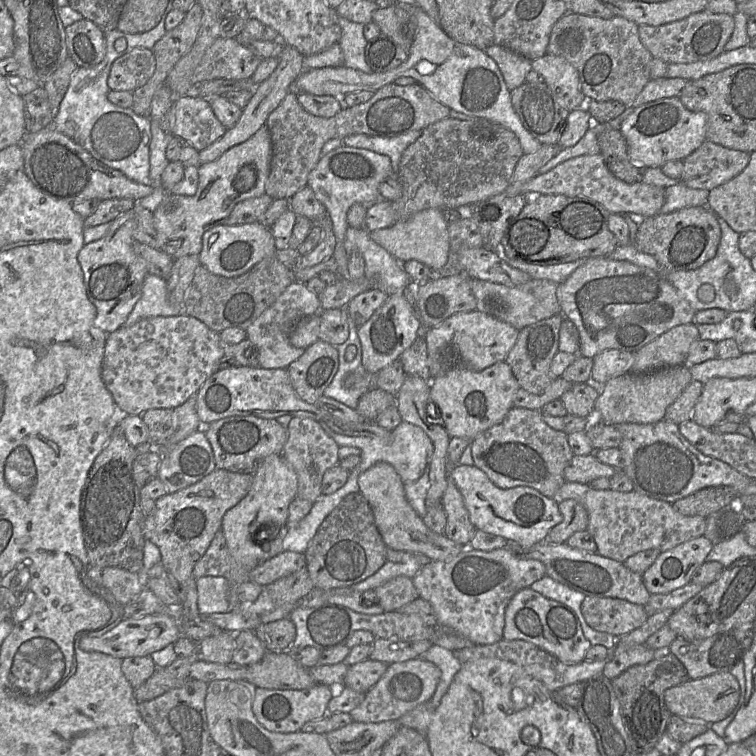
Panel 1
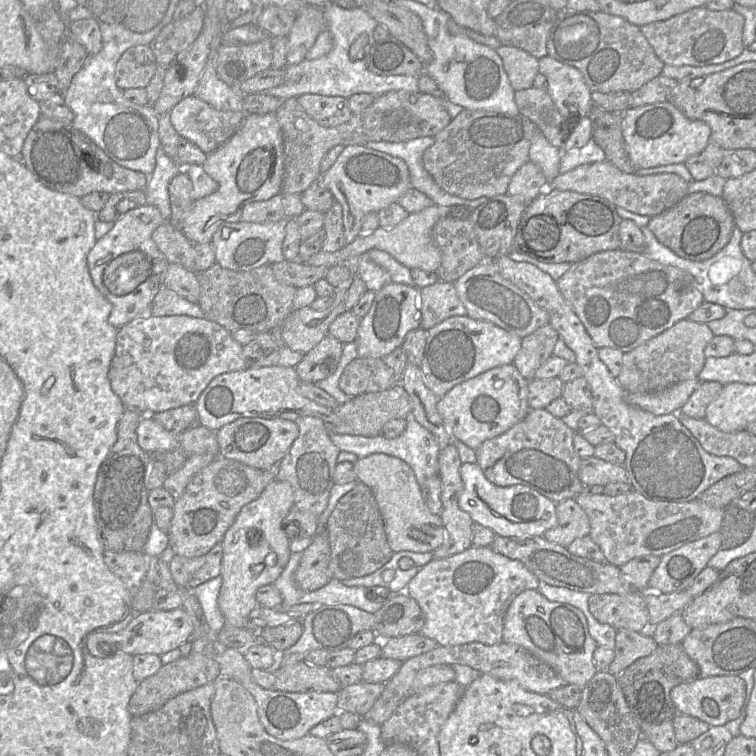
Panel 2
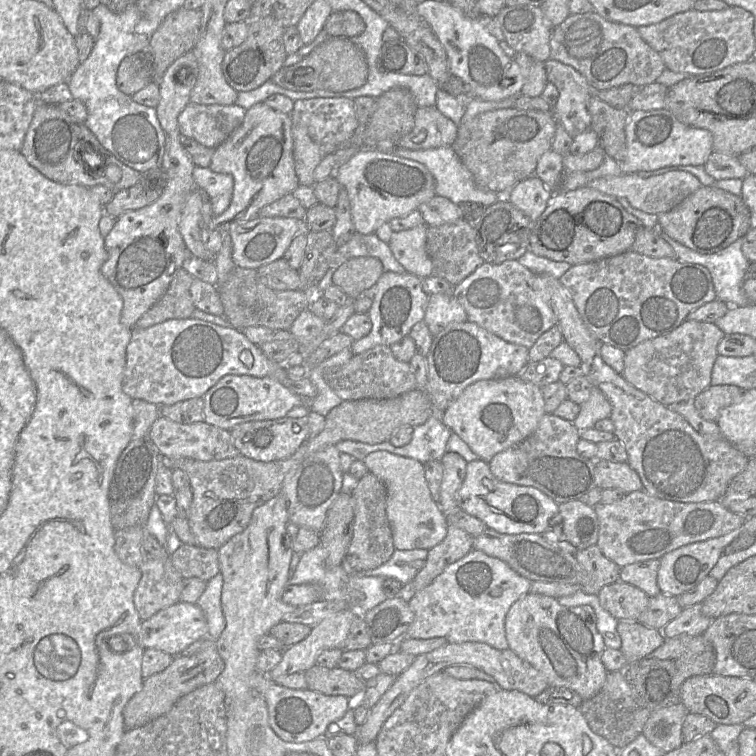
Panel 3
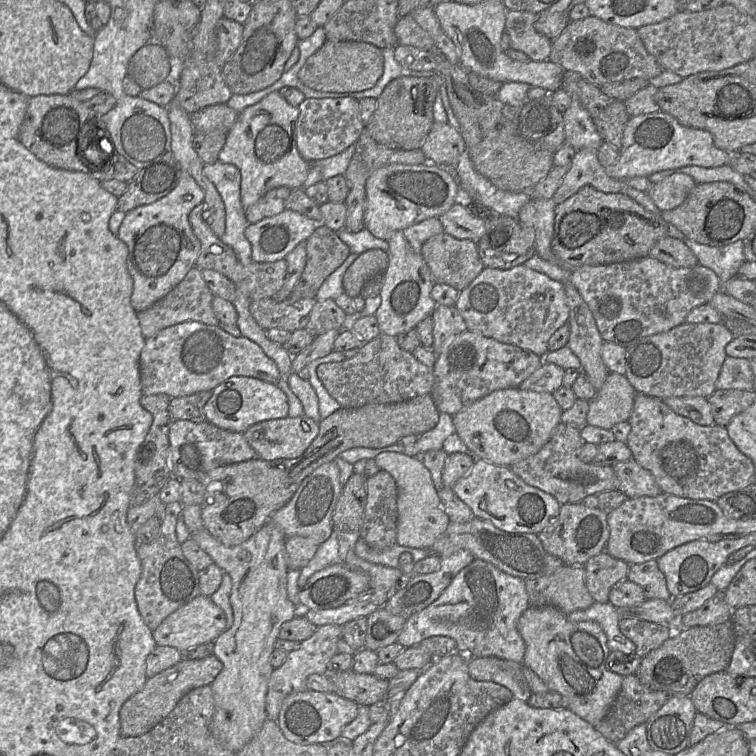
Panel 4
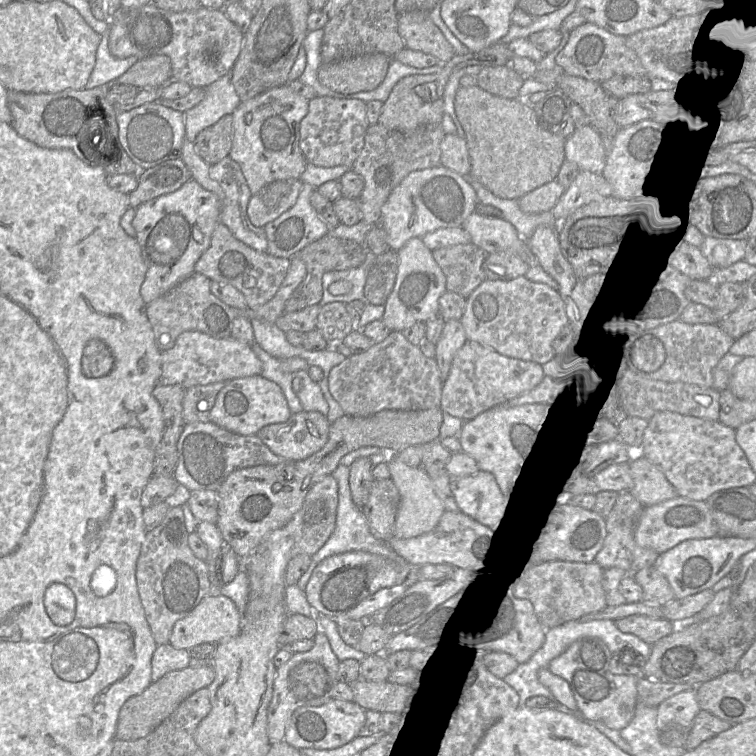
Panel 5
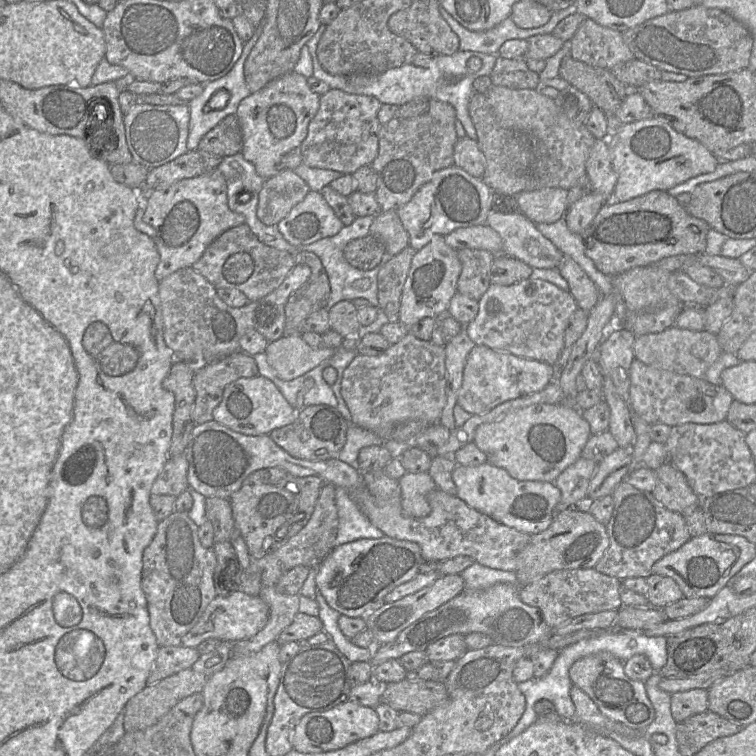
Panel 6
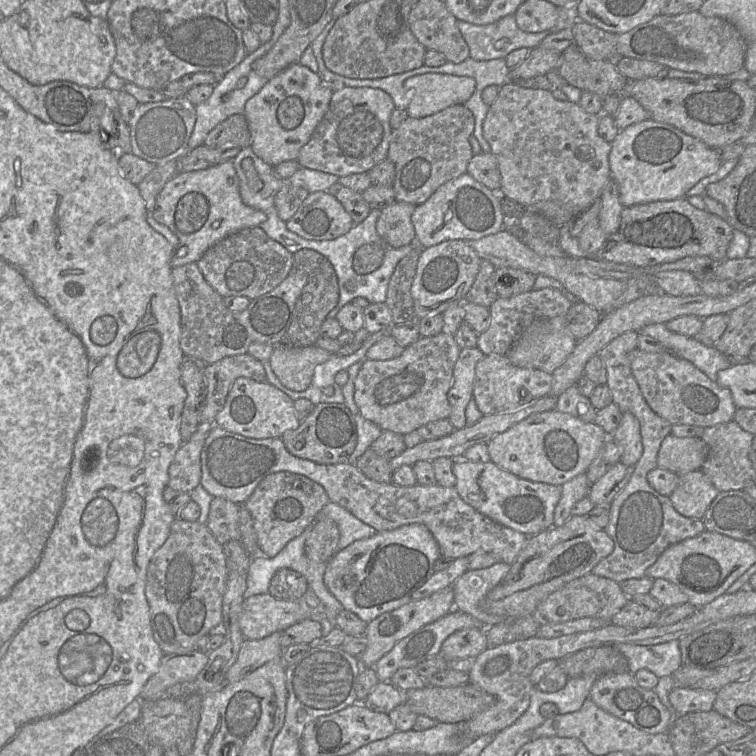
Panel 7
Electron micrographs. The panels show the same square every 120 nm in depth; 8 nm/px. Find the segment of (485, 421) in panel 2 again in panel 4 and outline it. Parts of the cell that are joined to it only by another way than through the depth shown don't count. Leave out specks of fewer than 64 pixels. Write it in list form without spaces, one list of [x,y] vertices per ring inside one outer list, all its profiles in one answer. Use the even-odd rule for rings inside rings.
[[[517,387],[493,391],[452,416],[456,433],[472,452],[474,459],[511,467],[514,463],[536,454],[547,443],[561,422],[562,412],[552,393],[522,390]]]

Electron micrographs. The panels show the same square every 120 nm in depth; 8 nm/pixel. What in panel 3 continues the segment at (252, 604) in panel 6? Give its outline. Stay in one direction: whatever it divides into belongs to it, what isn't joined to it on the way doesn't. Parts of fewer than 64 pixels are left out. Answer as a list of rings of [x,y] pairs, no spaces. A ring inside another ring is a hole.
[[[177,602],[142,621],[136,639],[131,634],[116,634],[109,638],[107,645],[109,650],[115,654],[122,654],[138,644],[144,649],[154,648],[171,656],[177,656],[193,642],[202,640],[207,636],[208,624],[202,609],[196,603]]]

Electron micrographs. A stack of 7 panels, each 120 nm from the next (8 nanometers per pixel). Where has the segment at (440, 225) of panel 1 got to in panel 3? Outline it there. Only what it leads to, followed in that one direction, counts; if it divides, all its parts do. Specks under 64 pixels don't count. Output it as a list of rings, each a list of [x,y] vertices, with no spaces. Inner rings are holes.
[[[424,223],[414,228],[393,232],[388,242],[394,257],[408,273],[423,279],[432,276],[432,261],[426,250],[428,226]]]

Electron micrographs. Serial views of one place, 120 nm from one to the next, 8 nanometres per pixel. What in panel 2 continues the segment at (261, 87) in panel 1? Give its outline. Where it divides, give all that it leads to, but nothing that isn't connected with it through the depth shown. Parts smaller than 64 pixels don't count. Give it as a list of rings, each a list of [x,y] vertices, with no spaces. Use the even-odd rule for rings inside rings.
[[[307,6],[296,17],[287,34],[287,66],[295,65],[305,59],[316,38],[324,28],[324,10],[316,6]]]

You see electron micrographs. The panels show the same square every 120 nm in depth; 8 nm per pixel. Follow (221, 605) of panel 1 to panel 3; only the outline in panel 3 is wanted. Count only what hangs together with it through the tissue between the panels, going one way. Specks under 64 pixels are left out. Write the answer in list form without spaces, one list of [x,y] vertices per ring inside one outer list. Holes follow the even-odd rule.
[[[218,572],[206,585],[196,604],[202,609],[208,624],[208,637],[216,641],[222,634],[226,621],[221,607],[223,576]]]

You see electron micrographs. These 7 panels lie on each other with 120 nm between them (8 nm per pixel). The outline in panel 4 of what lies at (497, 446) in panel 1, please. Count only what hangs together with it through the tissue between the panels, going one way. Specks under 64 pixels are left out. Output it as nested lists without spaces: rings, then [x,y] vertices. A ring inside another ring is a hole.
[[[560,422],[536,454],[514,463],[510,469],[526,484],[552,495],[560,504],[579,503],[589,495],[617,490],[618,481],[612,466],[585,463],[579,459],[583,443],[579,429]]]

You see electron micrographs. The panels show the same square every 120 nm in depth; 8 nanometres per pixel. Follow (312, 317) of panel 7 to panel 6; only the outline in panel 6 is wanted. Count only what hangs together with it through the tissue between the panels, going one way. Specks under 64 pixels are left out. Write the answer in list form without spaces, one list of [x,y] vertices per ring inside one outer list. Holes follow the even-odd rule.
[[[301,251],[294,255],[295,264],[306,264],[311,269],[308,280],[293,292],[285,305],[284,335],[303,333],[306,319],[325,308],[330,297],[330,283],[320,258],[313,252]]]

